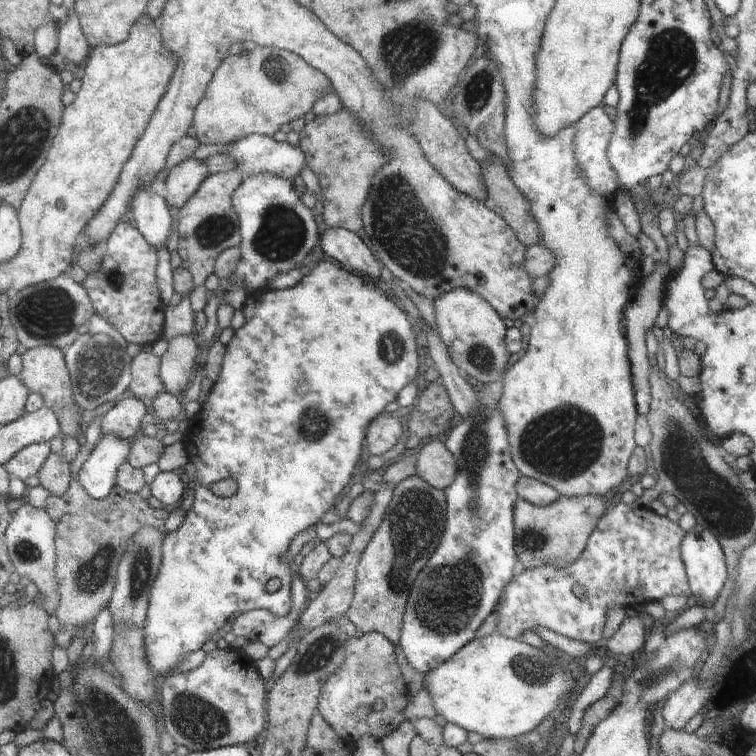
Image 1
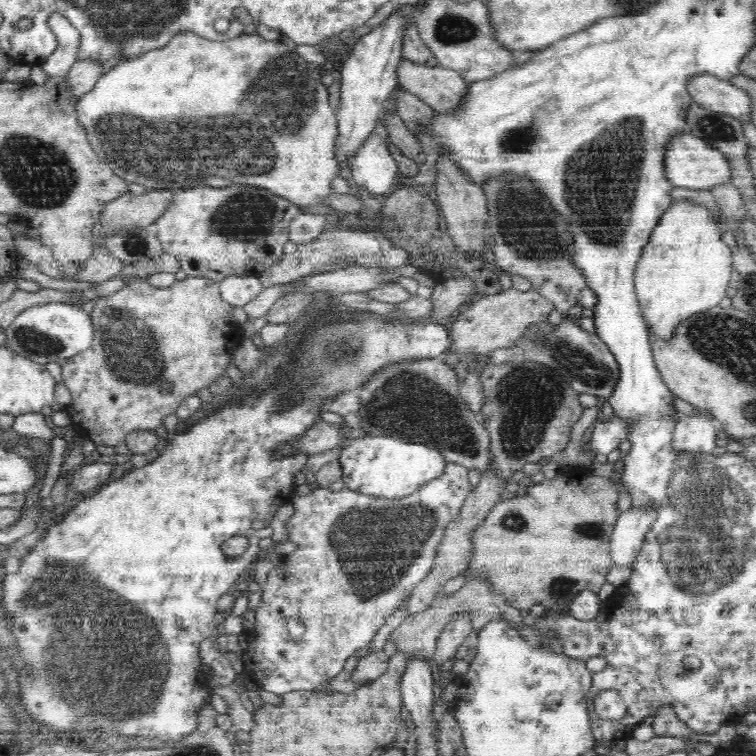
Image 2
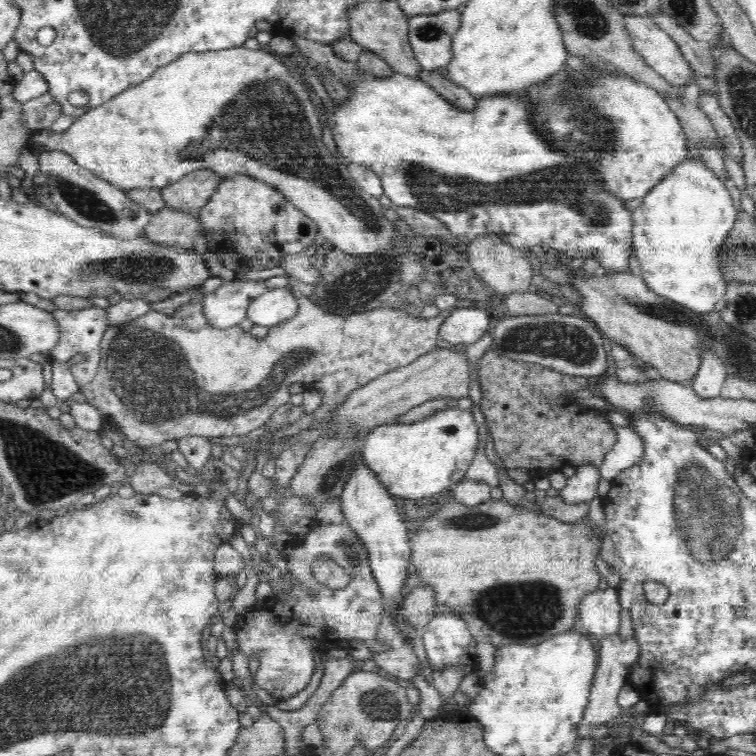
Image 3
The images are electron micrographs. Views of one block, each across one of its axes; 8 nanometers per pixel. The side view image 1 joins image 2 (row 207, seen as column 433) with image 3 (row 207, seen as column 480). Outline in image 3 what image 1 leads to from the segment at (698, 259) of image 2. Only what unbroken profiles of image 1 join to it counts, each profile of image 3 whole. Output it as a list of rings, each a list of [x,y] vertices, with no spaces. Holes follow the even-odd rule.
[[[692,158],[679,164],[671,175],[666,176],[646,196],[634,212],[635,224],[632,228],[633,245],[638,264],[636,276],[644,279],[648,288],[663,298],[681,304],[692,312],[715,312],[716,303],[725,298],[727,282],[722,278],[718,264],[718,248],[727,242],[735,229],[738,210],[724,182],[703,160]]]

